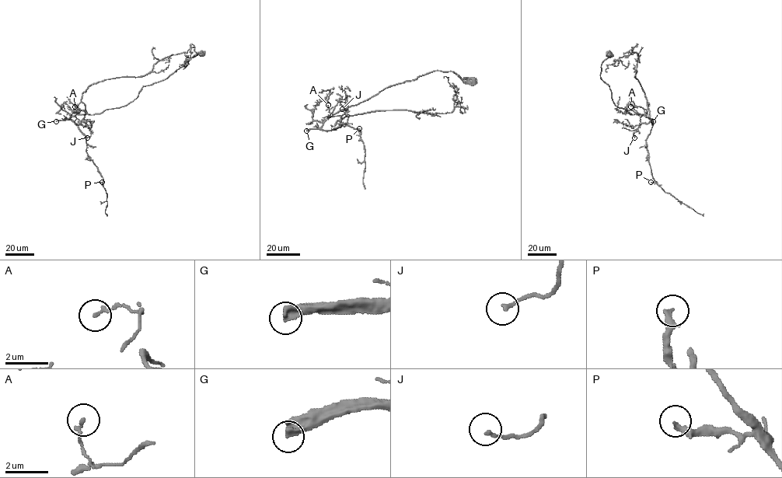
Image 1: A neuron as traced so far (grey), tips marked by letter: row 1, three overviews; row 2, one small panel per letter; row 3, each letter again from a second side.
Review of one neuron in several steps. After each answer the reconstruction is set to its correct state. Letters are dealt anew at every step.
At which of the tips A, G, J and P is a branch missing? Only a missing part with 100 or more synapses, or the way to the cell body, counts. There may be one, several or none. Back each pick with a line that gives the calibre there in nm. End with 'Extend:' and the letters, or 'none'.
G: Thickness 400 nm
Extend: G

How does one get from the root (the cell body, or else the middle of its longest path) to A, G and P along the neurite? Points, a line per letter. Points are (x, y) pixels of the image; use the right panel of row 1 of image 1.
A: (609, 54), (602, 63), (600, 77), (609, 85), (616, 106), (632, 114), (640, 114), (630, 106)
G: (609, 54), (602, 63), (600, 77), (609, 85), (615, 104), (626, 109), (632, 114), (641, 114), (653, 121)
P: (609, 54), (602, 63), (600, 77), (609, 85), (615, 104), (653, 120), (646, 140), (655, 182), (651, 182)

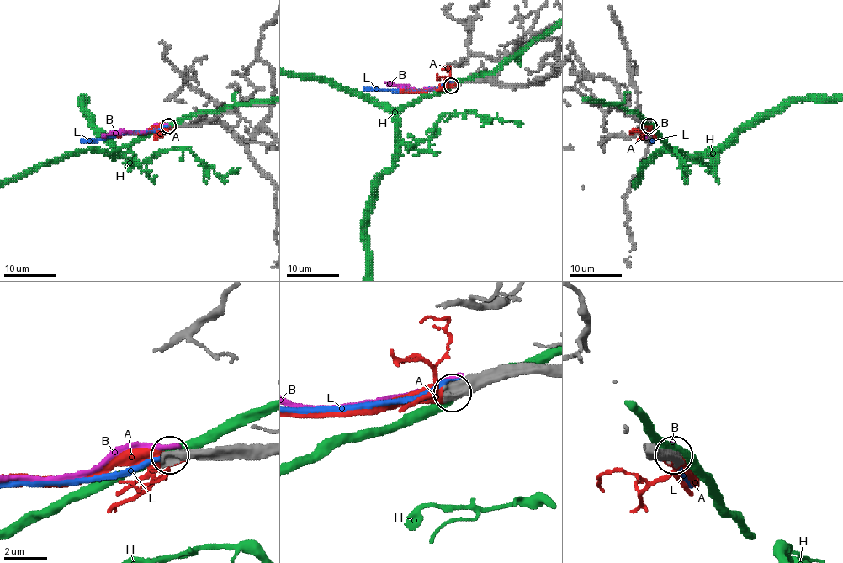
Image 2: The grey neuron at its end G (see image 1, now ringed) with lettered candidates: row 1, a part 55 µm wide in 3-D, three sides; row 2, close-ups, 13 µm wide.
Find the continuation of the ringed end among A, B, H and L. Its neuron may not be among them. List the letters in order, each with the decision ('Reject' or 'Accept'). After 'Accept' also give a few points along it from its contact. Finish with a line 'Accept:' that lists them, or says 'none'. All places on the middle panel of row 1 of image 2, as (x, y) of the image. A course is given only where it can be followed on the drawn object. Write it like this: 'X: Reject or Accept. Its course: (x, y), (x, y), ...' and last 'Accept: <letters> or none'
A: Accept. Its course: (452, 85), (421, 90), (401, 89)
B: Reject
H: Reject
L: Reject
Accept: A

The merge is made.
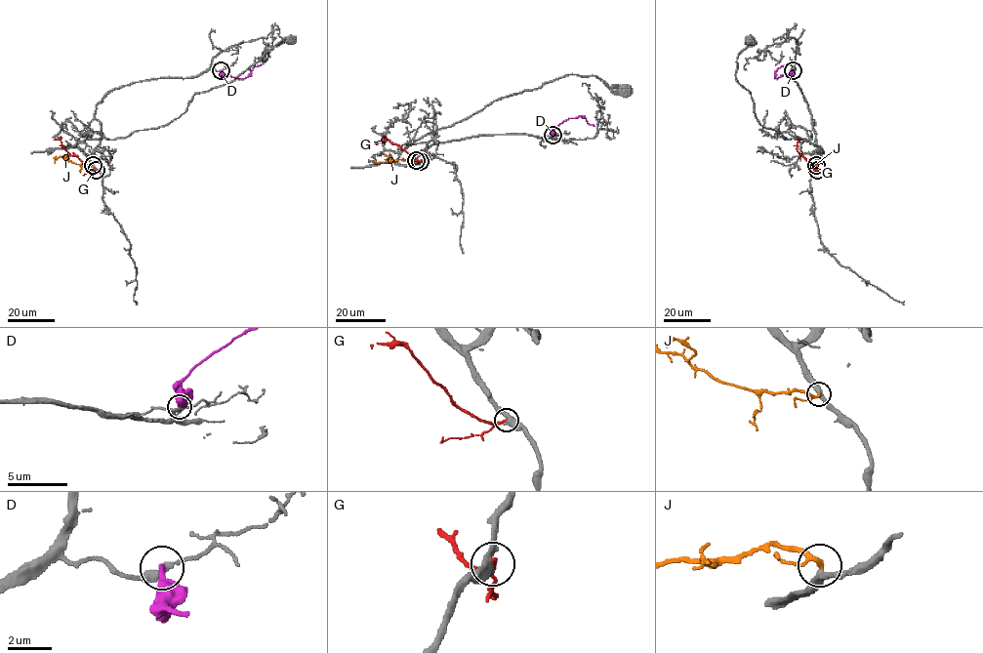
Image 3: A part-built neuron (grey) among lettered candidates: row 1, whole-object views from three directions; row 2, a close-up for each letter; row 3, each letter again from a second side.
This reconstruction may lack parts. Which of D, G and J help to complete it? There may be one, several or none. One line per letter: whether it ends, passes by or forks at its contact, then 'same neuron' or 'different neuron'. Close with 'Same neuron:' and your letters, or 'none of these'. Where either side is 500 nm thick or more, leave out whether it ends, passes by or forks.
D: it ends; different neuron
G: it passes by; different neuron
J: it passes by; same neuron
Same neuron: J

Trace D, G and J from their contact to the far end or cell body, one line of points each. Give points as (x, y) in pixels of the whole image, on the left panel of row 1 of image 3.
D: (221, 70), (223, 75), (244, 78), (255, 66), (261, 65)
G: (96, 170), (88, 169), (65, 149), (60, 140), (54, 140)
J: (93, 166), (73, 163), (60, 157), (54, 158), (55, 163)

